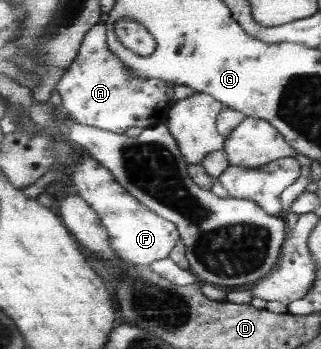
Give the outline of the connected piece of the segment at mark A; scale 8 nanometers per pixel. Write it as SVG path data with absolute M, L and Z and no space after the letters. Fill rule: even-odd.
M105 22L95 24L88 31L86 38L83 40L81 51L77 58L73 60L73 63L64 70L56 89L63 101L62 110L76 122L103 128L116 134L124 134L132 126L145 129L162 124L167 125L171 110L170 102L172 101L168 96L170 85L164 80L140 80L140 78L134 76L130 68L109 47Z

